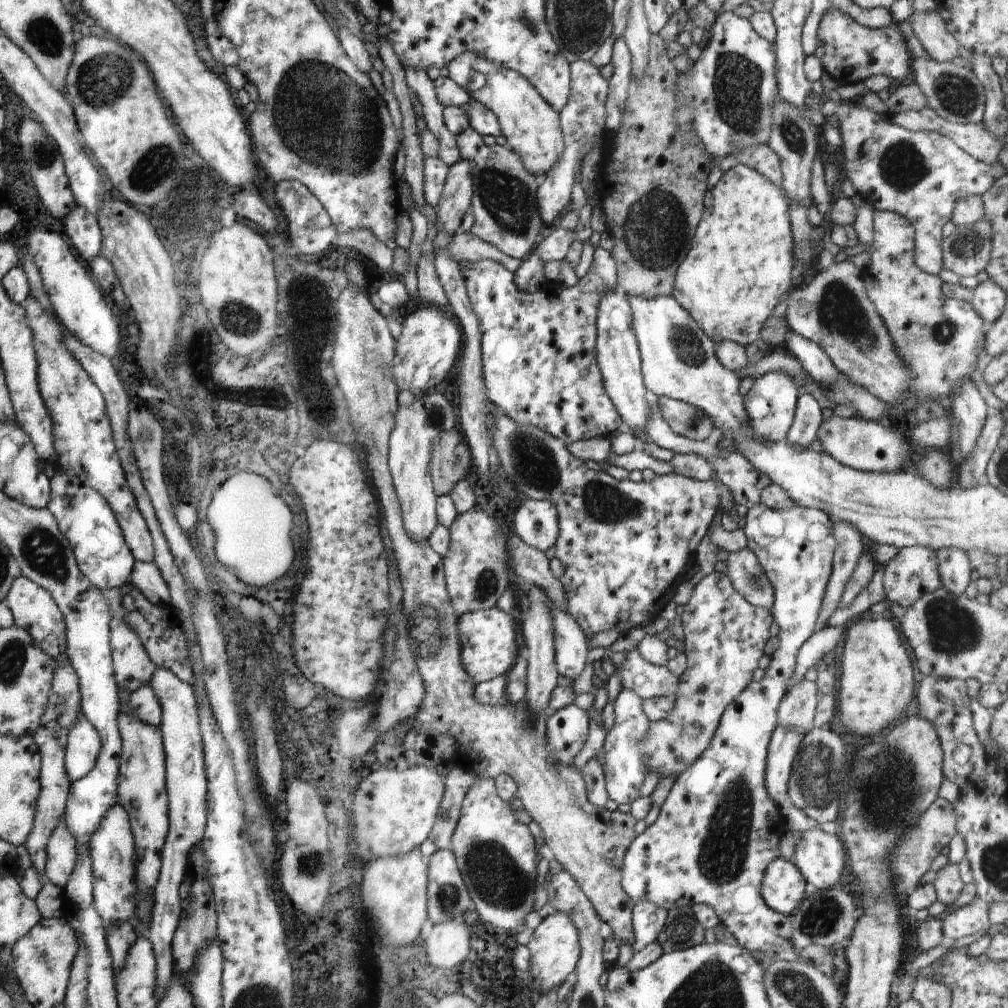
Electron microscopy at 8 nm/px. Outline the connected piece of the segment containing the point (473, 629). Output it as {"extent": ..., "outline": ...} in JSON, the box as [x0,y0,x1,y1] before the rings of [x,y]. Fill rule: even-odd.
{"extent":[458,607,517,685],"outline":[[[494,607],[488,610],[464,613],[458,618],[460,656],[465,666],[464,670],[472,682],[477,685],[507,674],[517,657],[516,632],[512,614],[509,615],[498,607]]]}

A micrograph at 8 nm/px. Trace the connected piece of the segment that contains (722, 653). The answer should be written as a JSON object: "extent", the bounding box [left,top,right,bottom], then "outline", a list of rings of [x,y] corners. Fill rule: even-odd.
{"extent":[641,571,774,778],"outline":[[[712,571],[696,584],[690,599],[683,606],[680,620],[684,631],[682,644],[687,669],[678,677],[671,711],[662,720],[651,724],[649,734],[645,734],[641,744],[647,774],[656,773],[660,777],[677,778],[709,747],[725,708],[750,684],[752,674],[758,668],[758,660],[764,654],[764,645],[771,636],[770,627],[774,624],[771,609],[749,604],[732,587],[732,581],[717,571]]]}

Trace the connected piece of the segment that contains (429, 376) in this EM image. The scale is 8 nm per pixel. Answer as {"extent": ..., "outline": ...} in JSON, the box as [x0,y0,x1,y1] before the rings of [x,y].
{"extent":[390,305,464,397],"outline":[[[431,305],[410,314],[403,322],[400,336],[395,339],[395,355],[390,362],[391,373],[399,392],[408,390],[418,397],[433,391],[452,370],[463,345],[464,336],[460,324],[450,311]]]}

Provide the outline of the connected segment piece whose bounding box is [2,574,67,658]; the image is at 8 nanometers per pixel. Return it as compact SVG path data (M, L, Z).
M23 574L11 584L10 594L2 601L14 614L15 625L31 633L36 644L54 658L67 649L66 623L51 594Z

